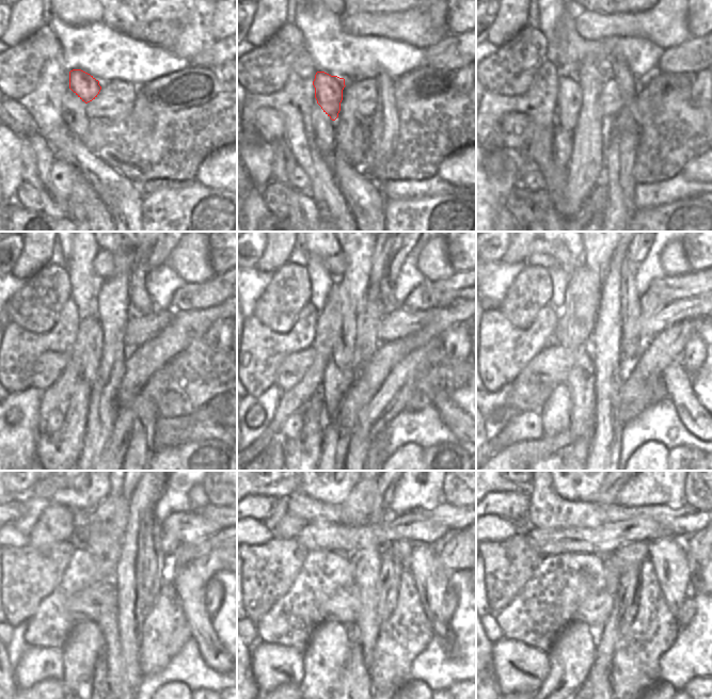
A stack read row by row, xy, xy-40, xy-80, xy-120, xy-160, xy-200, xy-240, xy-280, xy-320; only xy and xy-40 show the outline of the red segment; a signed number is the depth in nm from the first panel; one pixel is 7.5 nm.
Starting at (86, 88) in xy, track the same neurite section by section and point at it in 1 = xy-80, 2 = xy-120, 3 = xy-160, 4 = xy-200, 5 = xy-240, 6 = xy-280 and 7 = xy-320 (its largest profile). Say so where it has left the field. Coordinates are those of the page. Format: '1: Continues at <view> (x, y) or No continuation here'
1: Continues at xy-80 (569, 98)
2: Continues at xy-120 (90, 333)
3: Continues at xy-160 (338, 377)
4: Continues at xy-200 (582, 381)
5: Continues at xy-240 (109, 678)
6: Continues at xy-280 (354, 687)
7: Continues at xy-320 (603, 687)

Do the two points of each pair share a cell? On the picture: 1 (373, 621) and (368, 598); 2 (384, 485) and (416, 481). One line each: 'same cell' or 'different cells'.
1: same cell
2: different cells

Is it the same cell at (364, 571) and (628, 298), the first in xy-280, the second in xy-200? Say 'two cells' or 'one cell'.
two cells

